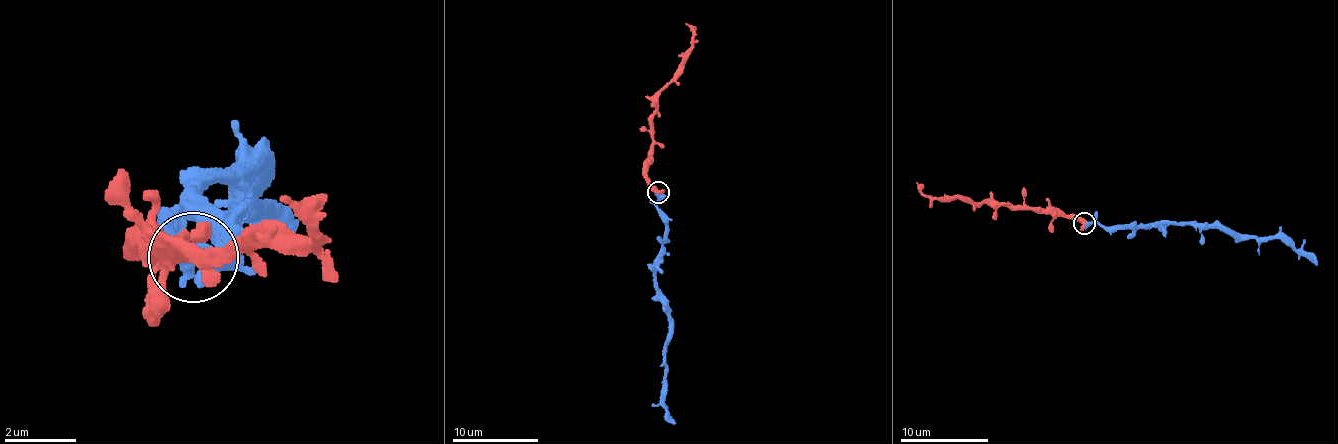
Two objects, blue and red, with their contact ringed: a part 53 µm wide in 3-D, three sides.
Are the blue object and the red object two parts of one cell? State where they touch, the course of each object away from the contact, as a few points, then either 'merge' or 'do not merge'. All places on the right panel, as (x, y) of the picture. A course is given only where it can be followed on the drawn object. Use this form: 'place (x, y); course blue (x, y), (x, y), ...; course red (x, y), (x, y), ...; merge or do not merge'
place (1084, 223); course blue (1084, 222), (1134, 228), (1185, 224), (1230, 229), (1242, 235), (1283, 238), (1316, 264); course red (1084, 222), (1069, 216), (989, 206), (969, 198), (927, 197), (916, 183); merge

